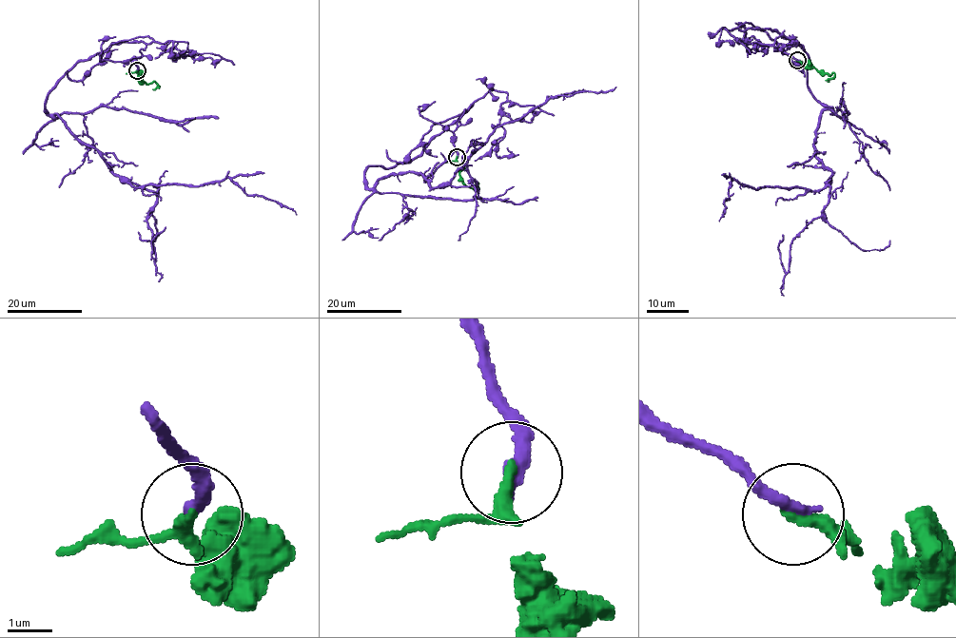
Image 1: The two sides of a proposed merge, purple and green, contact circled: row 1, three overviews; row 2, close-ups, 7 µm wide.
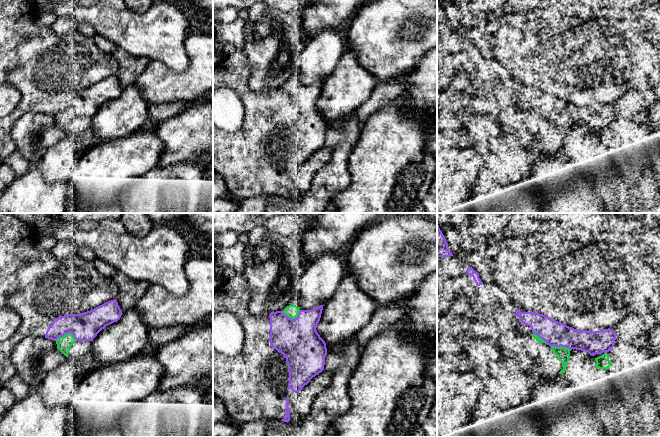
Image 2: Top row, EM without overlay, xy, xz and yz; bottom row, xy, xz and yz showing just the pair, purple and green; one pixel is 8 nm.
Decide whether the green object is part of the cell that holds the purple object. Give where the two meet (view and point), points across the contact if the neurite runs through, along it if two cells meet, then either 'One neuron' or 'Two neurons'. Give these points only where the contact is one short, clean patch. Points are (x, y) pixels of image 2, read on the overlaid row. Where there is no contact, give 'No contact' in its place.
Touches purple at xz (292, 319). One neuron

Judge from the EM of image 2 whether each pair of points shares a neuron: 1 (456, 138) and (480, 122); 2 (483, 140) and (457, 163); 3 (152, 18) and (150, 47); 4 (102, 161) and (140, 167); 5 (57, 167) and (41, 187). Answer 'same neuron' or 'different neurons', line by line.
1: different neurons
2: different neurons
3: same neuron
4: same neuron
5: different neurons

